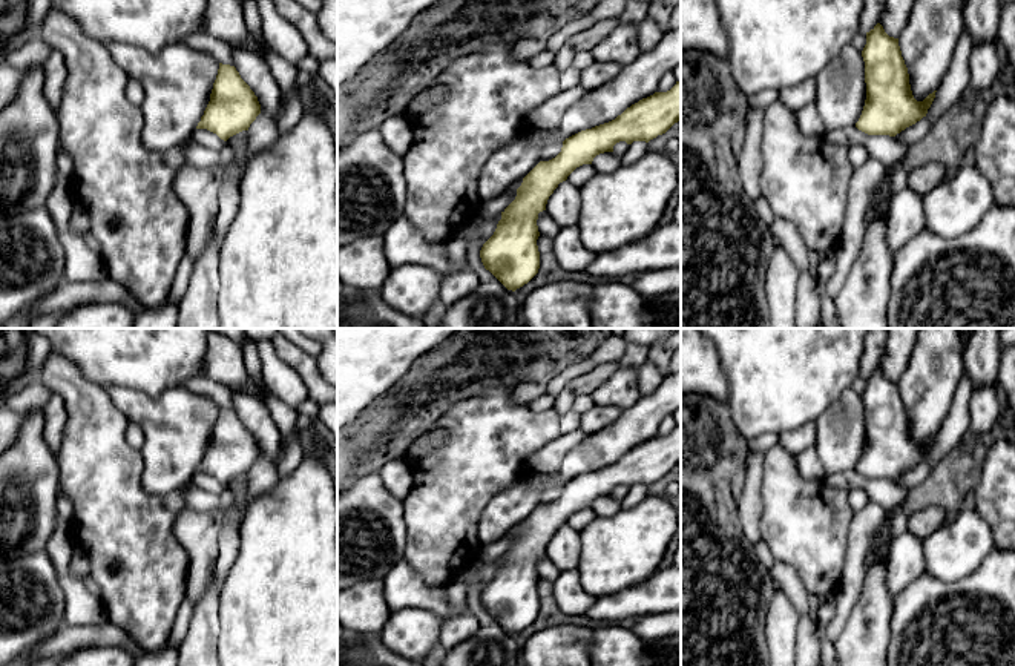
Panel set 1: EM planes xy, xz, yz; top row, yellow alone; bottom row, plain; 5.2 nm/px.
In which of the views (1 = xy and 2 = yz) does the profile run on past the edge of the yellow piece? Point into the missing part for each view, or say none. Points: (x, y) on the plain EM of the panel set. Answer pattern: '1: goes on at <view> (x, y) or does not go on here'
1: does not go on here
2: does not go on here

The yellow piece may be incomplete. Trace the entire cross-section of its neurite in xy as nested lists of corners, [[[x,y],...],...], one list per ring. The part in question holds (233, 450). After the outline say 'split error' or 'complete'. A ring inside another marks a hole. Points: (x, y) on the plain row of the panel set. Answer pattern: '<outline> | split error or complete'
[[[219,407],[210,445],[196,473],[207,473],[227,485],[248,474],[261,457],[261,448],[235,410]]] | complete

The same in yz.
[[[877,367],[866,376],[862,394],[866,443],[856,471],[868,479],[895,480],[926,460],[935,436],[917,445],[902,401],[898,382],[889,381]]] | complete

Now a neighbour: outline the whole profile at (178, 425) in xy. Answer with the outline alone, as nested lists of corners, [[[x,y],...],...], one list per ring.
[[[107,387],[103,390],[110,396],[118,410],[130,422],[138,424],[146,434],[141,450],[144,459],[144,490],[150,494],[167,494],[192,480],[210,445],[219,405],[210,396],[193,393],[182,387],[167,390],[159,397],[150,397],[126,387]]]

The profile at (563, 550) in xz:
[[[567,523],[560,526],[547,543],[546,556],[561,572],[575,569],[580,562],[580,532]]]

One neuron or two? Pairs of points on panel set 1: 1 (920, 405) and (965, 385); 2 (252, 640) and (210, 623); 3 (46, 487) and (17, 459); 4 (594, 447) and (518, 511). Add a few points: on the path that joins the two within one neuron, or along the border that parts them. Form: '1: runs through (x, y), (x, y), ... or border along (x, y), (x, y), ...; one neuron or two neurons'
1: border along (963, 372), (954, 402), (943, 422); two neurons
2: border along (220, 591), (216, 649); two neurons
3: runs through (39, 479), (25, 467); one neuron
4: runs through (574, 464), (561, 476), (545, 478), (531, 491); one neuron

